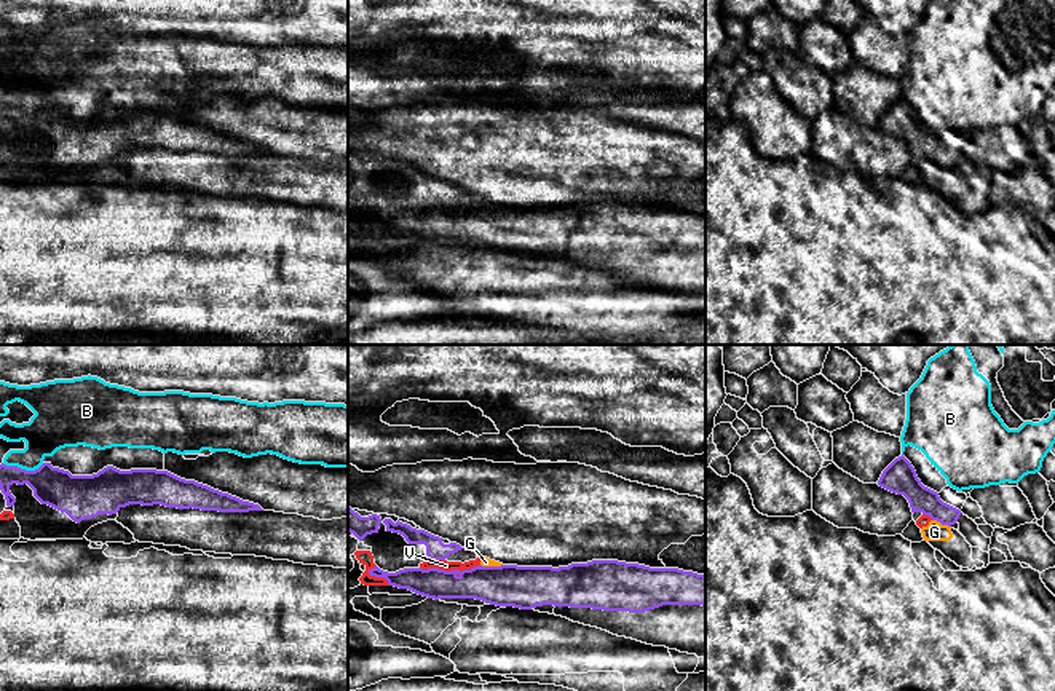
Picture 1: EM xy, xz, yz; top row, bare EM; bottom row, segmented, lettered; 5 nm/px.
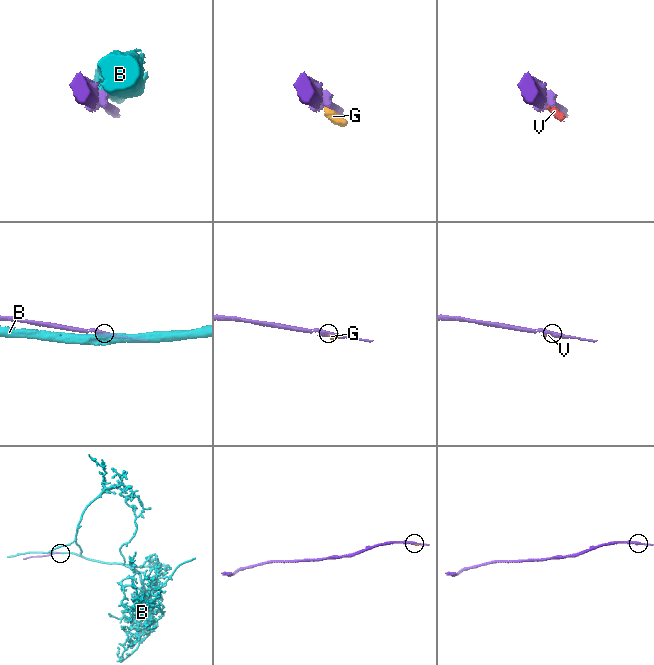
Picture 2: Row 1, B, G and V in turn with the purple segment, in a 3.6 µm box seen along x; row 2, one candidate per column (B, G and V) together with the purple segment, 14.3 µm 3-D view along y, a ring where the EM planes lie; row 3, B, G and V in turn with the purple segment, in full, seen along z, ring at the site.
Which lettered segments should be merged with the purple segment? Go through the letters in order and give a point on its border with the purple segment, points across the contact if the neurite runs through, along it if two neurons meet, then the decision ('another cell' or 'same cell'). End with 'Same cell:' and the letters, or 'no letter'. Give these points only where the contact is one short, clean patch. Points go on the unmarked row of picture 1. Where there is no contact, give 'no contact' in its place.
B: contact xy (23, 112); border xy (2, 106), (26, 112), (37, 112), (43, 106); another cell
G: contact yz (942, 166); another cell
V: contact xz (449, 214); border xz (479, 206), (462, 213), (420, 209); another cell
Same cell: no letter

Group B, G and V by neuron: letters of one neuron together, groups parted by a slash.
B / G V

